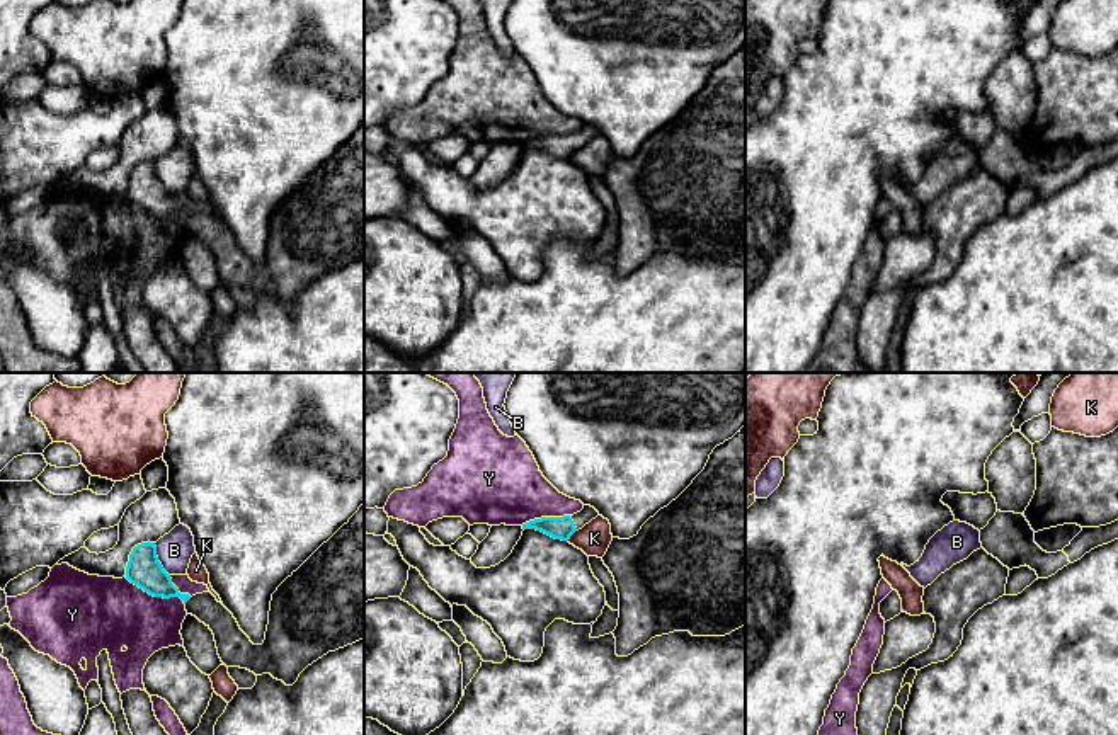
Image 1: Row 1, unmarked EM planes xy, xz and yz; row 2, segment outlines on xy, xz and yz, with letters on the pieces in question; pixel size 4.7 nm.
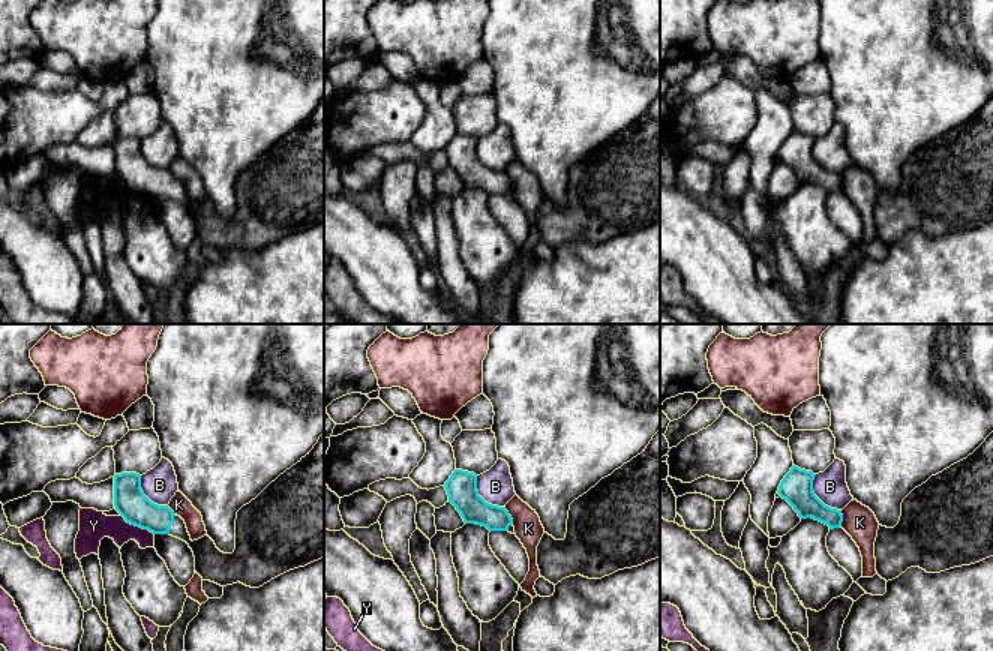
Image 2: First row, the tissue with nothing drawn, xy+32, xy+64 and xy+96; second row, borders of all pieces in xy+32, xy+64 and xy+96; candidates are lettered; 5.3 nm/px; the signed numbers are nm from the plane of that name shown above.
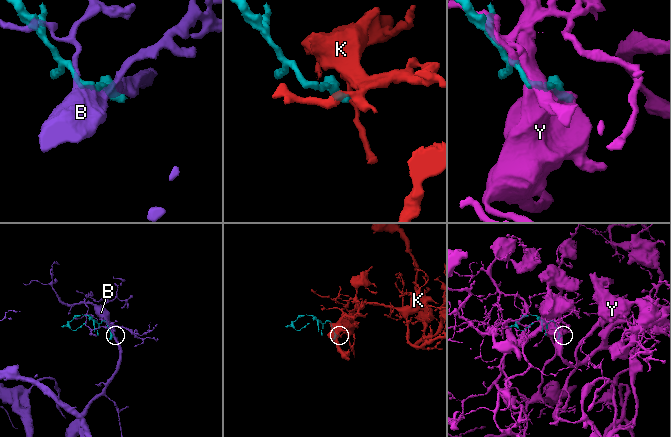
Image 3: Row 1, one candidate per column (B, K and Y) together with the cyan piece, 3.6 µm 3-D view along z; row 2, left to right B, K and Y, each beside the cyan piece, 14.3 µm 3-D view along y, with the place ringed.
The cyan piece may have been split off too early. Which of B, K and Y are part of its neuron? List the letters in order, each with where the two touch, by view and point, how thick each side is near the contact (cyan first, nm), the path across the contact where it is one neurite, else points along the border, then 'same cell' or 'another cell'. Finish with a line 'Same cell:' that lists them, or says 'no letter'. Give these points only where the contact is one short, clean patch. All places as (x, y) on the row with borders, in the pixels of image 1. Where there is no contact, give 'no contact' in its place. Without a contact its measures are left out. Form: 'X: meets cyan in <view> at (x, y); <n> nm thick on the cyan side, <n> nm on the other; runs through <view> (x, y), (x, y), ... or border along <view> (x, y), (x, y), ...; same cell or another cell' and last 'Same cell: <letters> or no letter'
B: meets cyan in xy at (157, 560); 160 nm thick on the cyan side, 170 nm on the other; another cell
K: meets cyan in xz at (572, 533); 110 nm thick on the cyan side, 160 nm on the other; border along xz (576, 529), (567, 540); another cell
Y: meets cyan in xy at (159, 596); 160 nm thick on the cyan side, 340 nm on the other; another cell
Same cell: no letter

